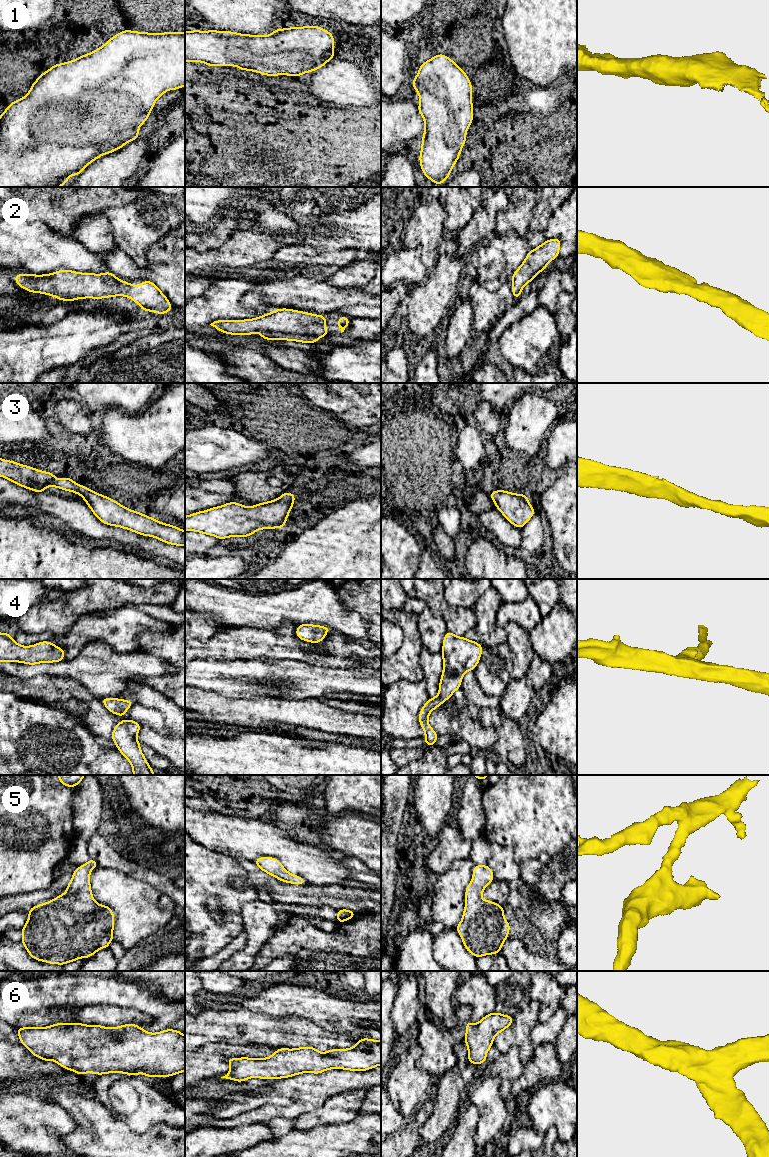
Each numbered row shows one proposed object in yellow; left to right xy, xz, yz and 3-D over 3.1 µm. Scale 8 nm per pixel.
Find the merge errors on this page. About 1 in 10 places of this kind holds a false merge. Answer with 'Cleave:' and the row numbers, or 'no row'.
Cleave: no row

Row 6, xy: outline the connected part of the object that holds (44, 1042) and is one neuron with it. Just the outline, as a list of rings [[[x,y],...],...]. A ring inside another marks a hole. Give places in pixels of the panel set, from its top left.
[[[57,1023],[47,1027],[16,1028],[20,1043],[36,1057],[43,1061],[53,1060],[62,1068],[74,1071],[82,1075],[95,1073],[97,1075],[107,1073],[124,1073],[127,1075],[139,1075],[144,1073],[146,1077],[160,1076],[164,1079],[185,1071],[185,1036],[181,1031],[166,1029],[158,1033],[149,1033],[133,1023],[120,1025],[116,1028],[101,1025],[84,1025],[82,1023]]]

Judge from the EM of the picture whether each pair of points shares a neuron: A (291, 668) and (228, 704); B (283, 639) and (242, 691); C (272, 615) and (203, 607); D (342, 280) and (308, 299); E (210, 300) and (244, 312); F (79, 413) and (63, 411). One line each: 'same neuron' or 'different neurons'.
A: different neurons
B: different neurons
C: same neuron
D: different neurons
E: same neuron
F: same neuron

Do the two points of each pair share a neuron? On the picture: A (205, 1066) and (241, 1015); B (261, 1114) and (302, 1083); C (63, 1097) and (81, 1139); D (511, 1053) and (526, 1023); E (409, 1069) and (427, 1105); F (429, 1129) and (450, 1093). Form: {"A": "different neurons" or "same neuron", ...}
{"A": "different neurons", "B": "same neuron", "C": "same neuron", "D": "different neurons", "E": "different neurons", "F": "same neuron"}

